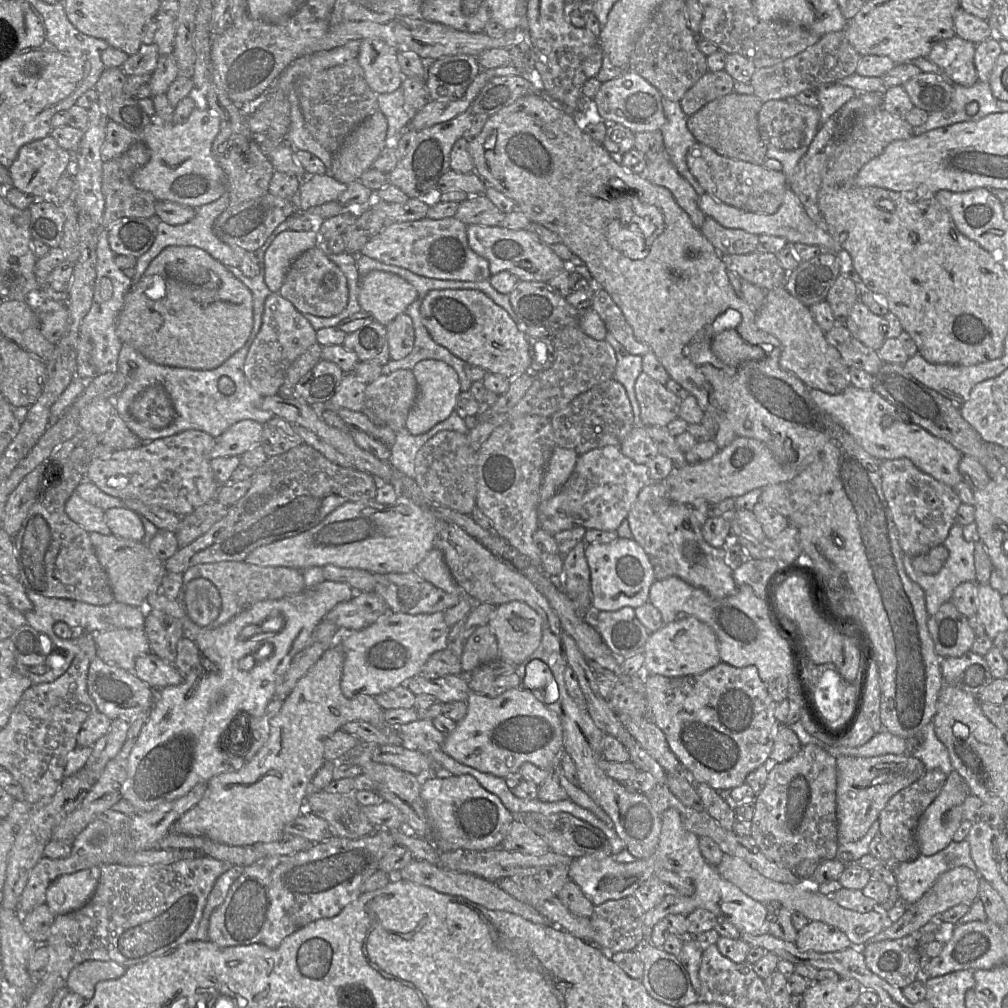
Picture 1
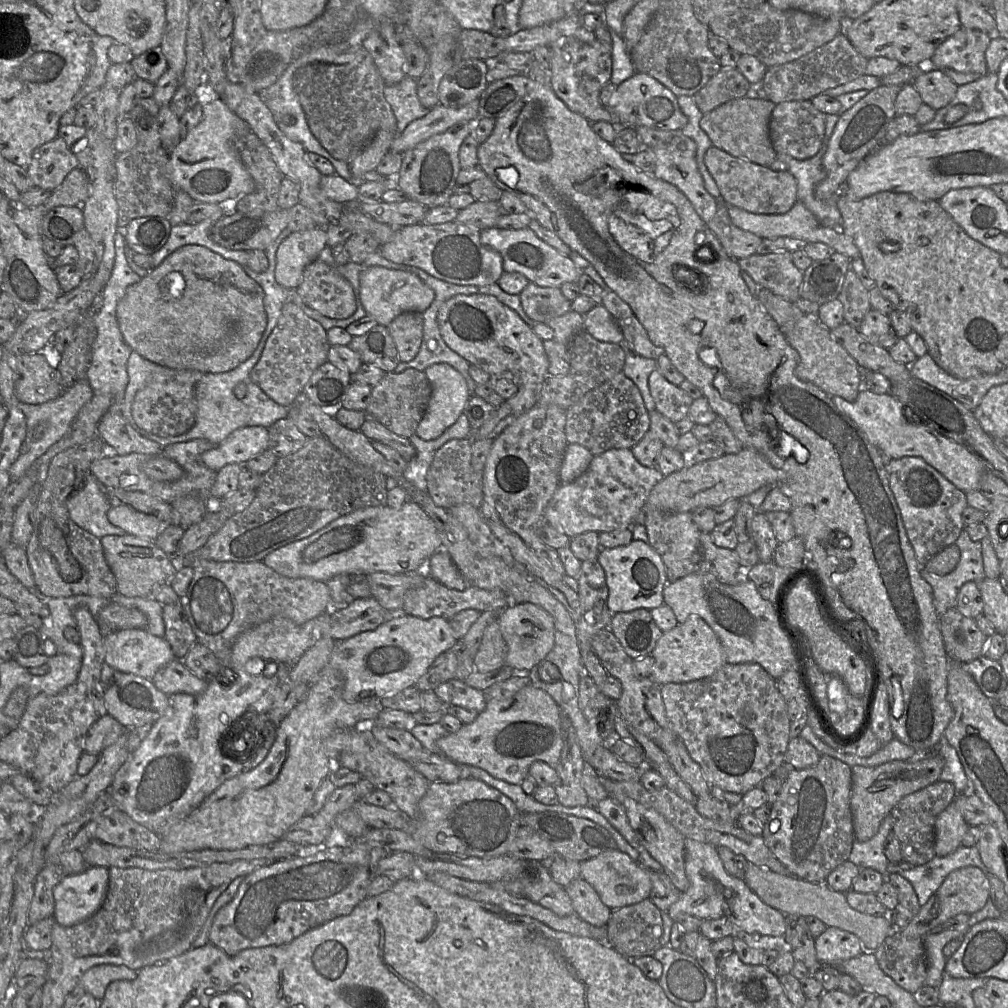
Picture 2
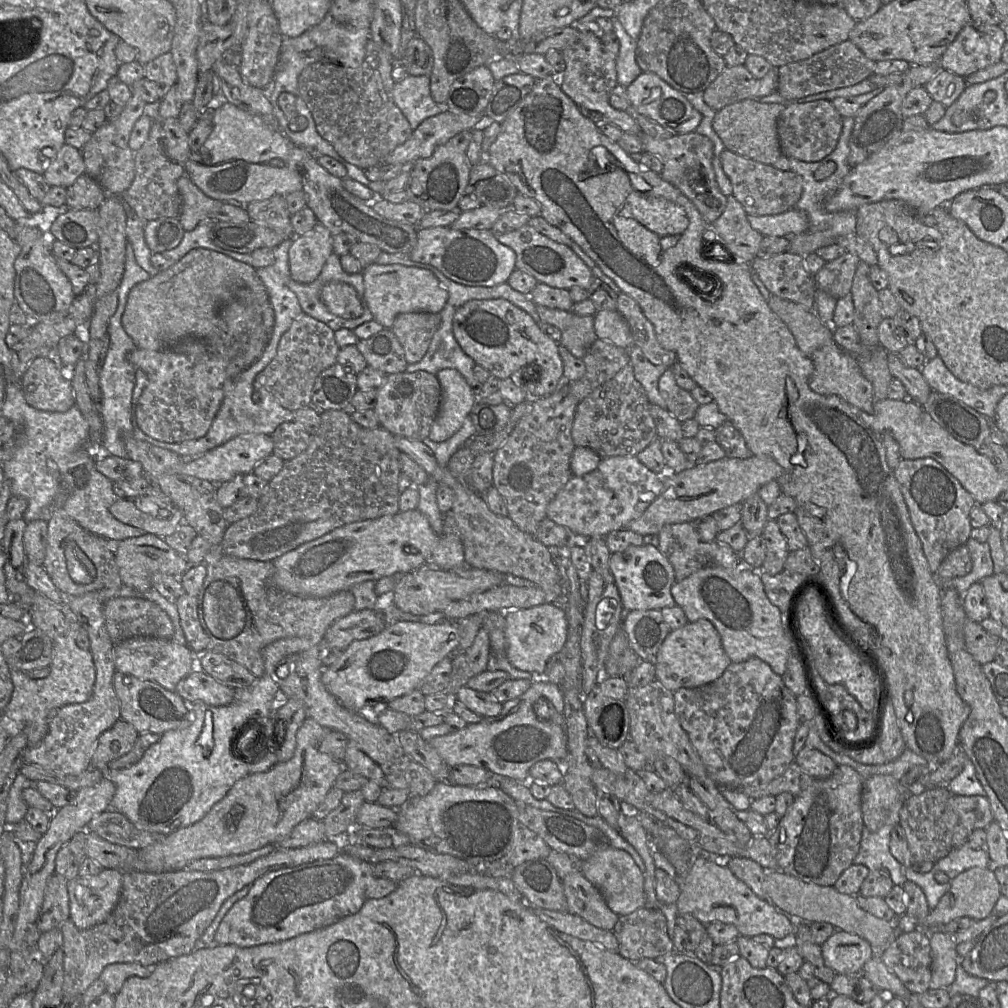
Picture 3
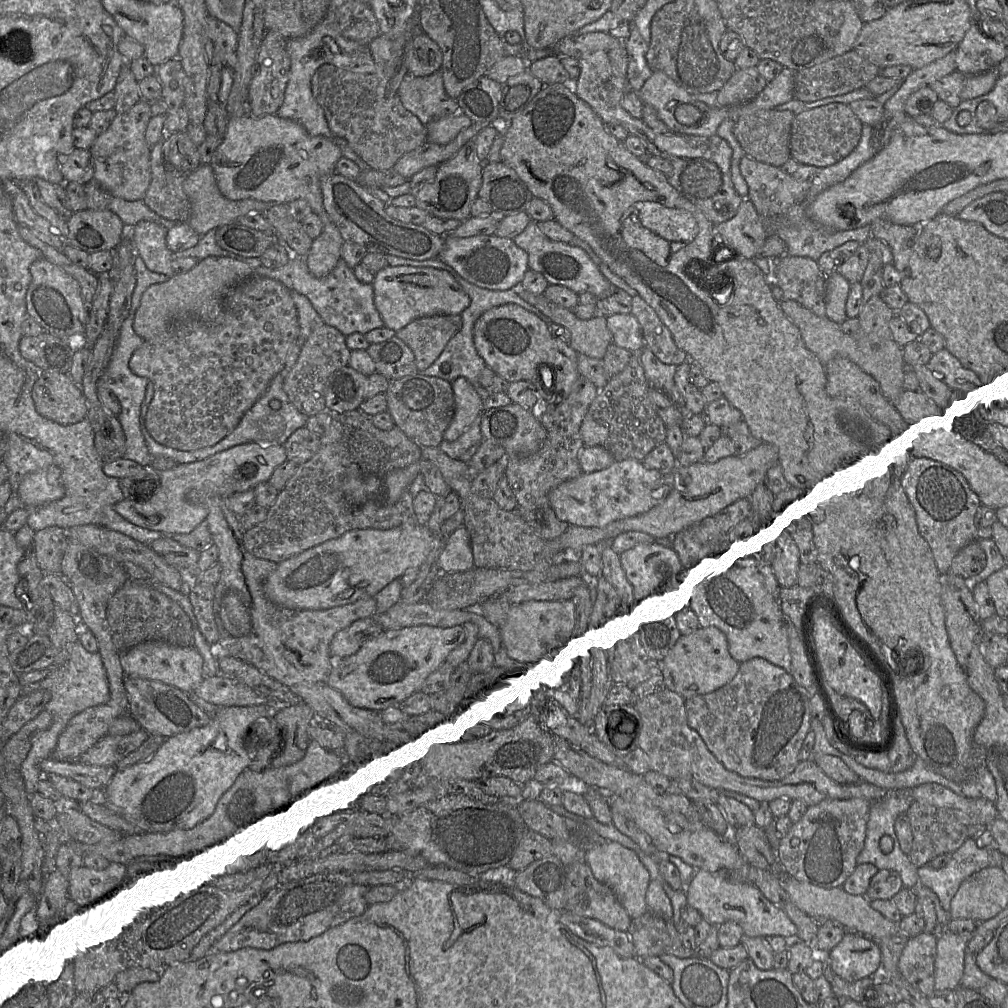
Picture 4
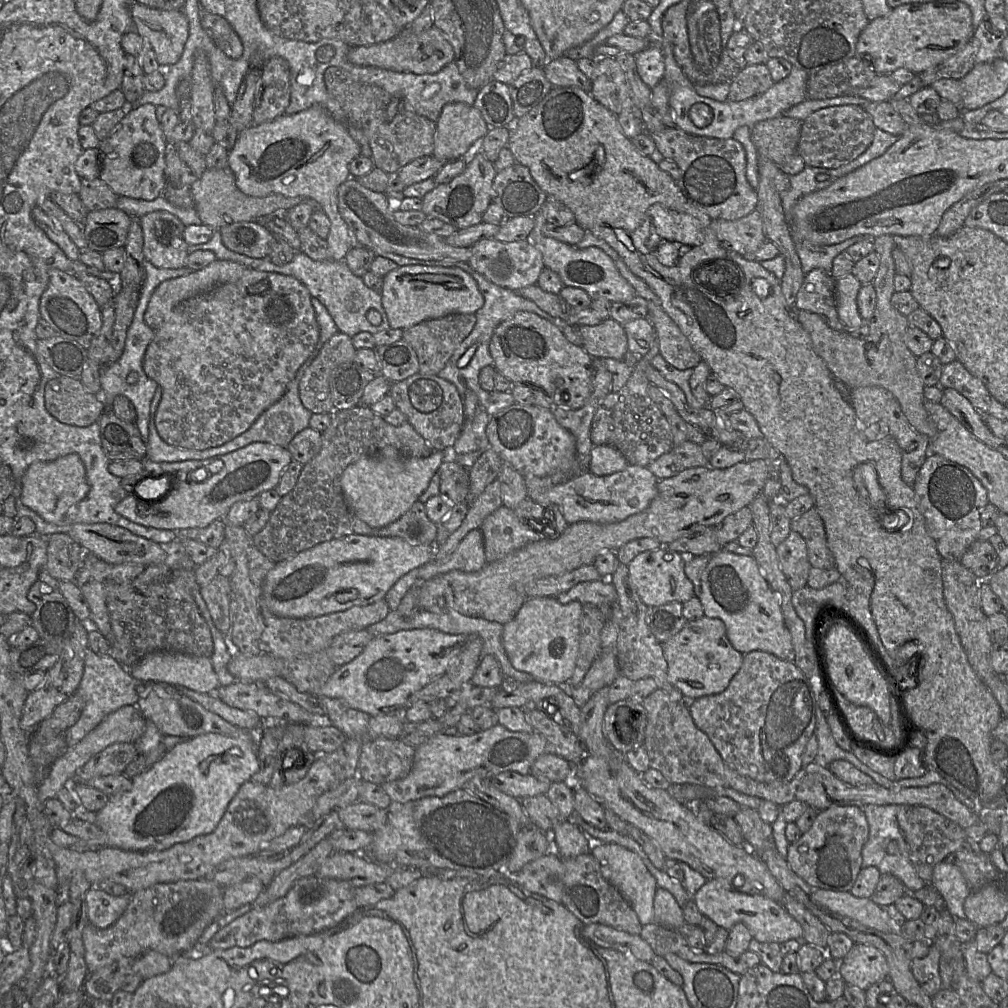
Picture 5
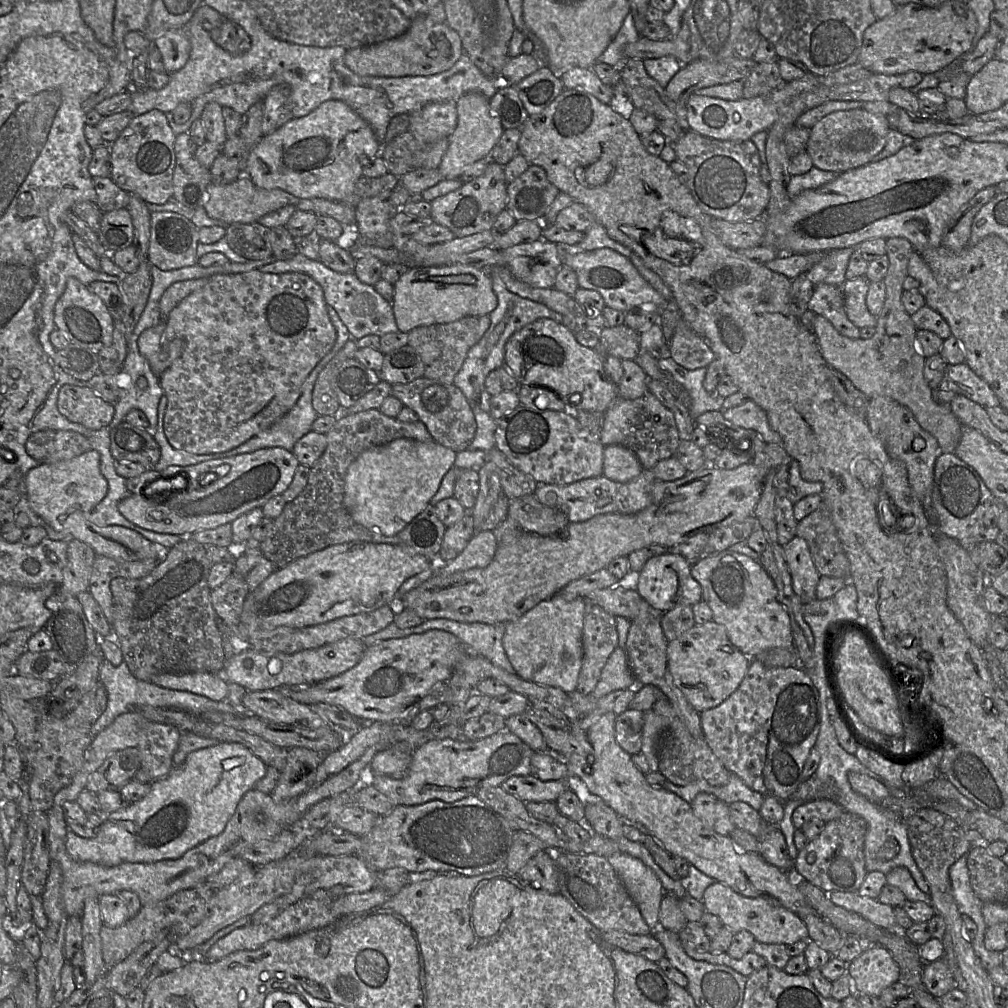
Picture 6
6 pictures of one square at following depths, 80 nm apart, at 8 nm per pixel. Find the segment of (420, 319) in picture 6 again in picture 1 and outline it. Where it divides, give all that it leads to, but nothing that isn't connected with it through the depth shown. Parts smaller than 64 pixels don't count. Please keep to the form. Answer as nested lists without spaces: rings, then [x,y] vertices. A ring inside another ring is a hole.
[[[373,270],[360,278],[361,309],[385,327],[418,298],[416,288],[396,274]]]

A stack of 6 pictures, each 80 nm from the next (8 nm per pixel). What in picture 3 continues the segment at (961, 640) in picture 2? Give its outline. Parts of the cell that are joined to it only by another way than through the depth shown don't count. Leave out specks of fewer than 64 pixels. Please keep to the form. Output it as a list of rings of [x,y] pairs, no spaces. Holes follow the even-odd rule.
[[[971,619],[966,620],[963,632],[967,651],[979,664],[995,660],[1000,637],[991,635]]]

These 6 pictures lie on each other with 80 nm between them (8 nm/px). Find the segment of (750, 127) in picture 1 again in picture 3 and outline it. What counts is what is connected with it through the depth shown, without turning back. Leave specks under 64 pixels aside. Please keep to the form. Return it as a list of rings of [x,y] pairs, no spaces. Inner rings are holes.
[[[745,99],[717,111],[712,128],[727,150],[763,164],[774,165],[782,155],[777,134],[777,119],[785,106]]]

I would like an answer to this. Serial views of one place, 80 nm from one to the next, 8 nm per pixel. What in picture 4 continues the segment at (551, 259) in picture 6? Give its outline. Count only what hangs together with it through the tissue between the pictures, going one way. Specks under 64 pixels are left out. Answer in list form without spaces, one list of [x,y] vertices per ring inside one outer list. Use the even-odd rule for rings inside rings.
[[[493,235],[466,238],[444,236],[444,247],[438,259],[450,266],[465,281],[490,290],[510,290],[519,286],[529,270],[528,254],[512,239]]]

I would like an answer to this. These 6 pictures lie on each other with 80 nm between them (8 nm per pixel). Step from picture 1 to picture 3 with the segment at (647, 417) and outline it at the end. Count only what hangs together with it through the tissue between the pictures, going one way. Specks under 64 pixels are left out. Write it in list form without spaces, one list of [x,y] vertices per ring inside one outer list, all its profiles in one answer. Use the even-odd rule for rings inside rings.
[[[670,369],[661,376],[659,390],[666,401],[665,408],[679,421],[684,422],[695,417],[700,404],[694,399],[690,391],[677,384]]]

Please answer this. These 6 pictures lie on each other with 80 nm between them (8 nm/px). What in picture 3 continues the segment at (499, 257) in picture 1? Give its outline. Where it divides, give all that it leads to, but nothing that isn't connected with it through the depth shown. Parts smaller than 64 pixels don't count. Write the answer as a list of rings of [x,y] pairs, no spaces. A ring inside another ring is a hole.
[[[528,224],[518,230],[496,234],[497,240],[516,254],[516,269],[532,275],[538,282],[570,290],[579,286],[587,291],[596,278],[591,269],[568,246],[557,243]]]

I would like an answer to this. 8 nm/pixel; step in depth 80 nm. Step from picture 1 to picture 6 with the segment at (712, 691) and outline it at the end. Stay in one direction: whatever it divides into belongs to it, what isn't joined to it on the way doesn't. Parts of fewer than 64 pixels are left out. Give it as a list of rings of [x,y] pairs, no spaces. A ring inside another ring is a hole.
[[[752,658],[737,690],[720,705],[701,712],[700,718],[704,738],[724,767],[753,790],[784,803],[804,781],[803,767],[815,747],[820,730],[820,694],[800,667],[768,667],[759,659]]]

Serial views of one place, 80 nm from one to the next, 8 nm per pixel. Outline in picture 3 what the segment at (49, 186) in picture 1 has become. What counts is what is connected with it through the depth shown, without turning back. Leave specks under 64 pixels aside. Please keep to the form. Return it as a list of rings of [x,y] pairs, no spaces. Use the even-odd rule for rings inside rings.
[[[65,143],[54,151],[42,176],[50,186],[69,187],[85,173],[81,150]]]

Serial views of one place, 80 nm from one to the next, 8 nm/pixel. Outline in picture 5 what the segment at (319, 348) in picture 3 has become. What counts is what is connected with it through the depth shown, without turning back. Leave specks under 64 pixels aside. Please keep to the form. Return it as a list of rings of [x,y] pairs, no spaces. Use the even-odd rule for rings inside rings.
[[[337,332],[319,349],[299,381],[299,397],[312,414],[332,413],[329,378],[340,365],[353,362],[356,349],[351,337]]]

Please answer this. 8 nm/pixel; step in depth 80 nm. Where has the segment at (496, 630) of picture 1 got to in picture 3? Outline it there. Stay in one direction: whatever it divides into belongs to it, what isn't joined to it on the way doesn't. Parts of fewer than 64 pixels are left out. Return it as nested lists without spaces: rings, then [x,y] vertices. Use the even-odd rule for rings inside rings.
[[[541,604],[510,610],[504,614],[508,661],[519,670],[530,672],[532,675],[542,675],[547,662],[563,648],[566,642],[568,622],[565,610],[554,604]]]

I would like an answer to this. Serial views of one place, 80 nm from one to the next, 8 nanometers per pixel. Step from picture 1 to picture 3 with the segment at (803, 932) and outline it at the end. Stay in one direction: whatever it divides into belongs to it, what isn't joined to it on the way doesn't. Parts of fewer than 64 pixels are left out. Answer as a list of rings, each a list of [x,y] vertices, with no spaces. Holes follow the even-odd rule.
[[[841,930],[835,931],[820,947],[824,964],[836,974],[846,976],[861,975],[865,963],[874,956],[866,940]]]

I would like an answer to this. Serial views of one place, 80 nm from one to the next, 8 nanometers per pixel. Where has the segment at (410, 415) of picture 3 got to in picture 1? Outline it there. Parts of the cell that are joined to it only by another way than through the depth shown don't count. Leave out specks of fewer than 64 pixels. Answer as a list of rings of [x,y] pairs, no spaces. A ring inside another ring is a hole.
[[[411,370],[381,375],[367,384],[362,412],[375,425],[400,432],[406,429],[406,420],[417,393],[417,381]]]

